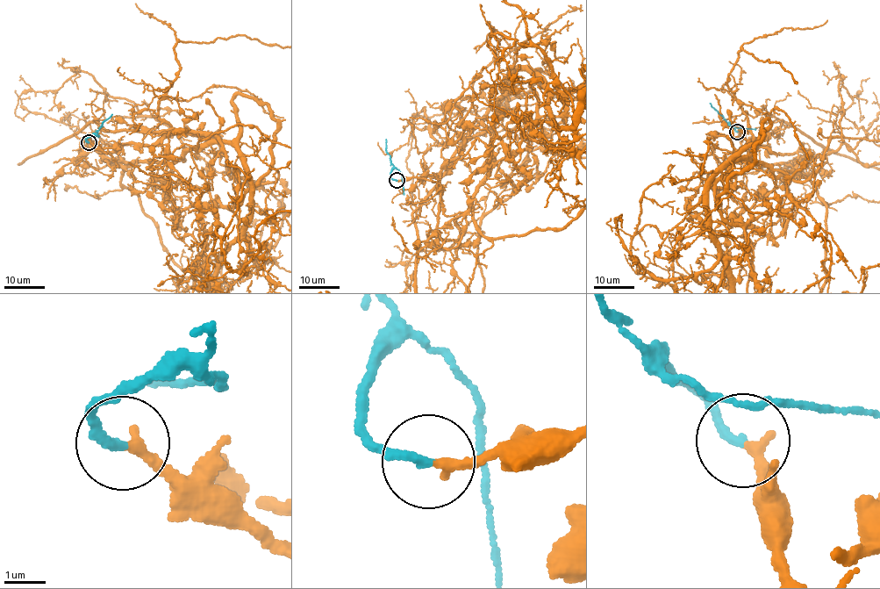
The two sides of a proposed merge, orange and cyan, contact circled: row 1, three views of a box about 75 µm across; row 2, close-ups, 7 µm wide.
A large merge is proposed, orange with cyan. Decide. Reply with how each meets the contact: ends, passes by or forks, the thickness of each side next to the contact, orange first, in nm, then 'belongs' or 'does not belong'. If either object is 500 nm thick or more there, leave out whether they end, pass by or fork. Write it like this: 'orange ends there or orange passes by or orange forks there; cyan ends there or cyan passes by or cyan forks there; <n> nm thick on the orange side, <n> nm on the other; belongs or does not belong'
orange ends there; cyan ends there; 280 nm thick on the orange side, 200 nm on the other; belongs

